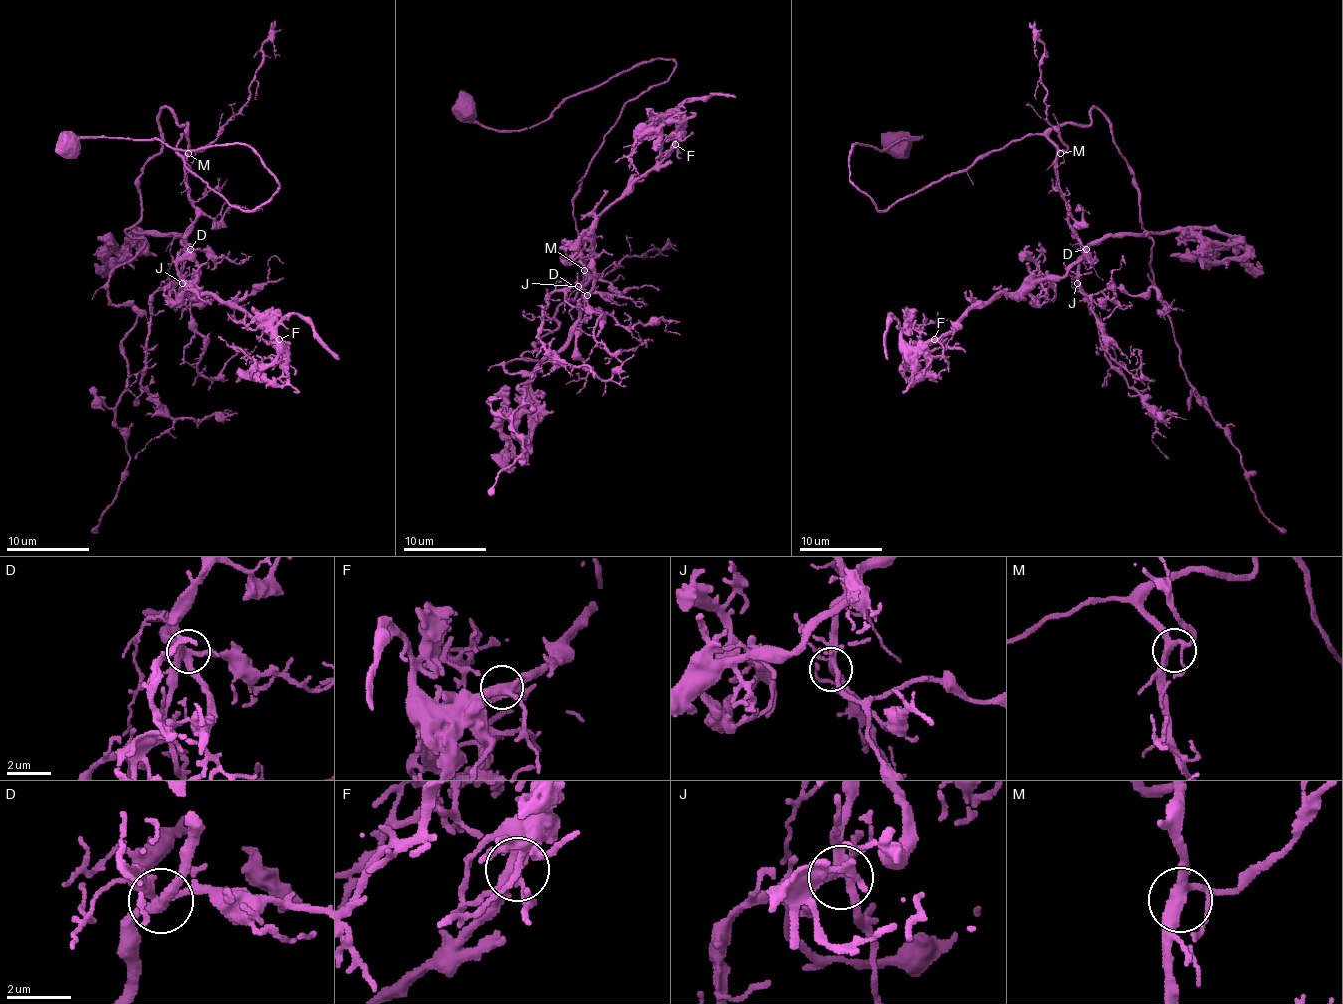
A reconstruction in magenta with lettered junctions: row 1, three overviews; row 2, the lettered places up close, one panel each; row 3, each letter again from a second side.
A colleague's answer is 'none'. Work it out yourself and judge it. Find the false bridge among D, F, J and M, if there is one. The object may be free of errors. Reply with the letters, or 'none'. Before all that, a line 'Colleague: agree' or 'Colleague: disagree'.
Colleague: disagree
D

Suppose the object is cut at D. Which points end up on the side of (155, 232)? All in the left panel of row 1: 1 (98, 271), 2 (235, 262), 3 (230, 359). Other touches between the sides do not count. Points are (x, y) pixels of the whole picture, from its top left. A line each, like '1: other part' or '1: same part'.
1: same part
2: other part
3: other part

